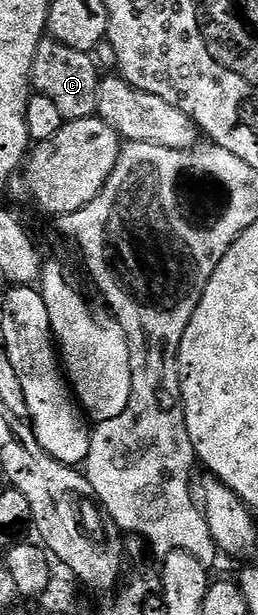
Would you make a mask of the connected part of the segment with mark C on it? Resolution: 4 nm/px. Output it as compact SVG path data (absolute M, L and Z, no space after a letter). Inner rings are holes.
M42 38L39 50L35 50L35 62L31 66L29 79L36 95L51 98L51 102L55 102L62 121L97 116L99 86L103 76L90 53L71 50L71 46L63 46L63 42L52 38Z

